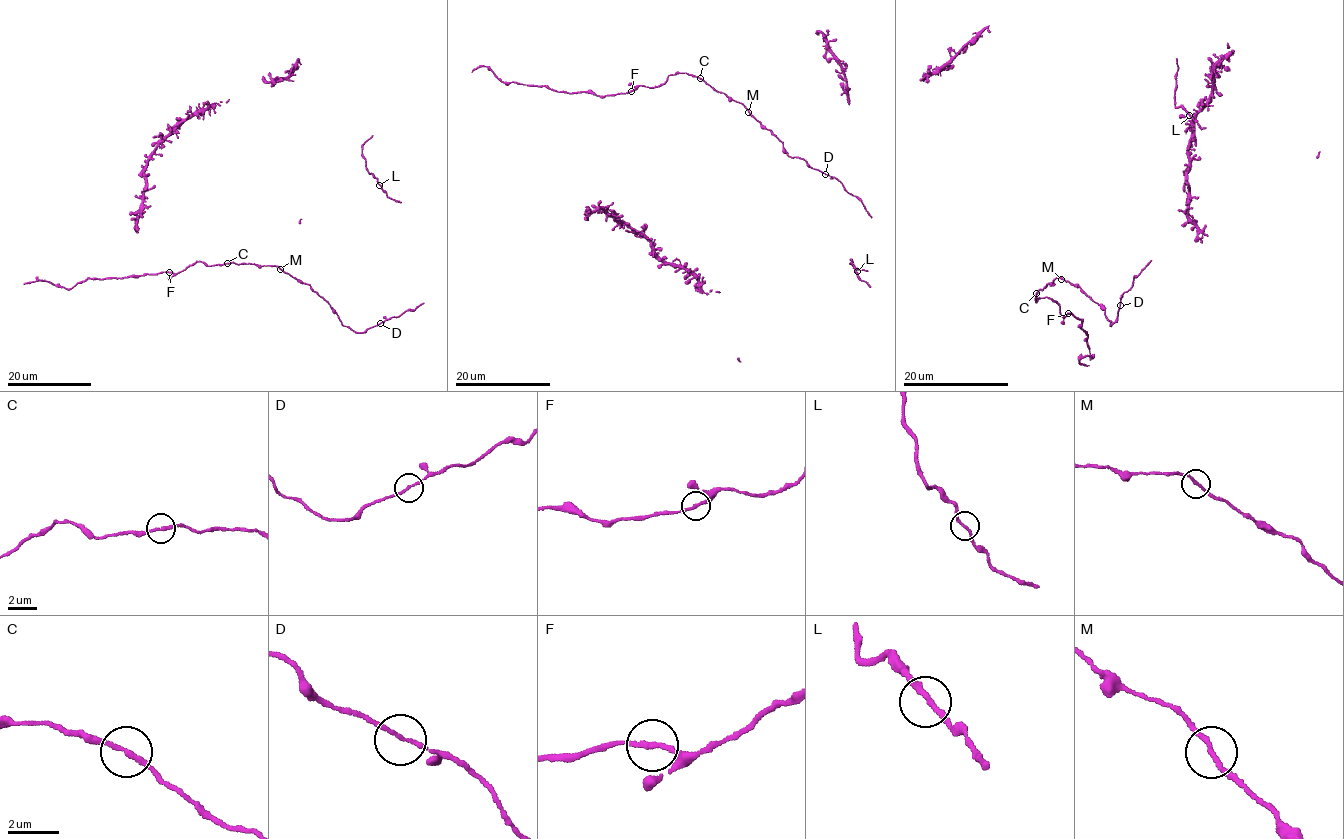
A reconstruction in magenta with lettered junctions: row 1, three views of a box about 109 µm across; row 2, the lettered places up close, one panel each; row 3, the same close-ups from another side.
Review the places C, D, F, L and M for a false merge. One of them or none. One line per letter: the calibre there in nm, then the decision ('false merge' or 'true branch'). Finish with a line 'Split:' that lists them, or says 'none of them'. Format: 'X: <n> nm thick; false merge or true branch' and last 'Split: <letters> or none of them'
C: 200 nm thick; true branch
D: 160 nm thick; true branch
F: 170 nm thick; true branch
L: 190 nm thick; true branch
M: 170 nm thick; true branch
Split: none of them

